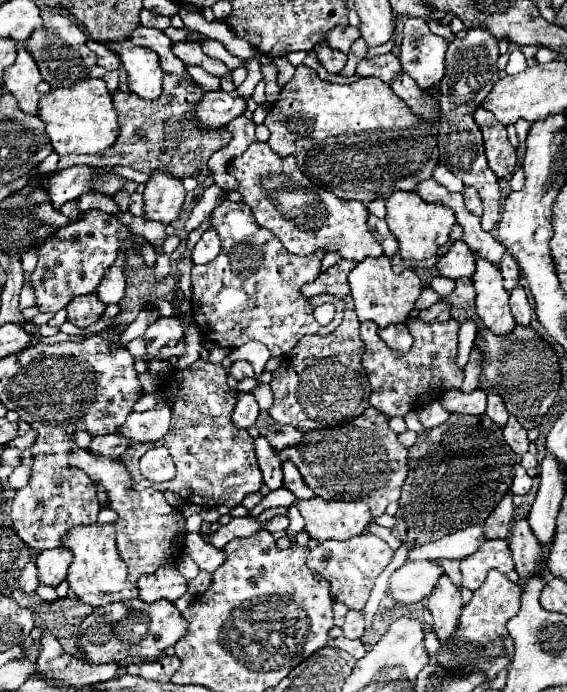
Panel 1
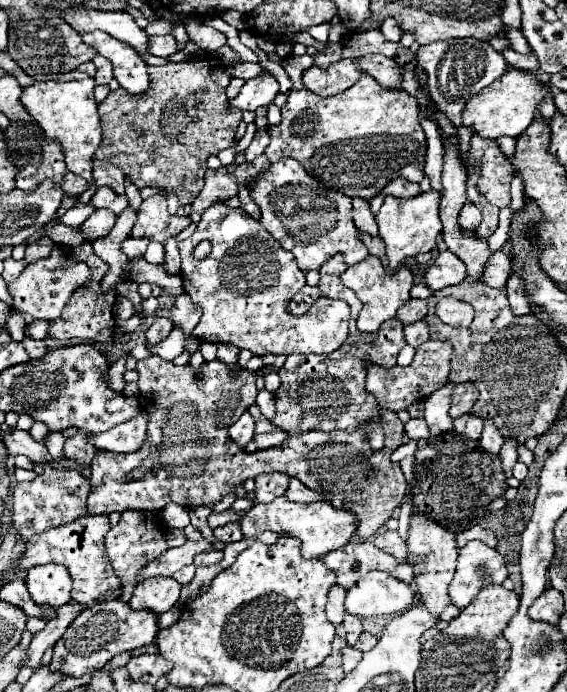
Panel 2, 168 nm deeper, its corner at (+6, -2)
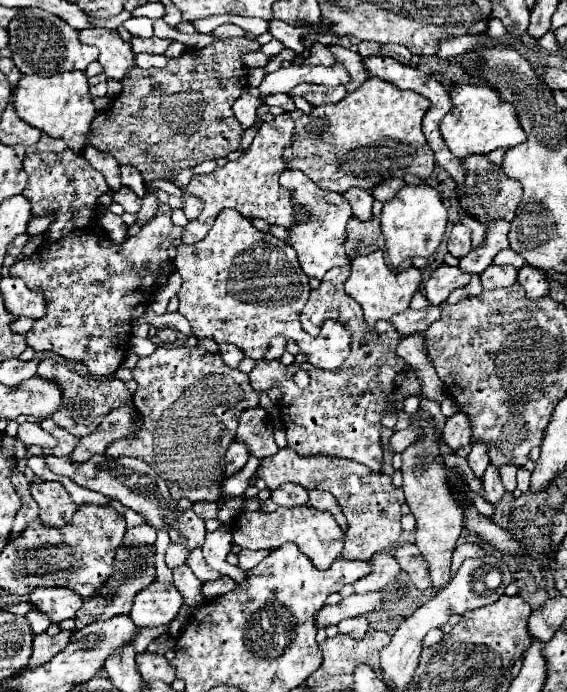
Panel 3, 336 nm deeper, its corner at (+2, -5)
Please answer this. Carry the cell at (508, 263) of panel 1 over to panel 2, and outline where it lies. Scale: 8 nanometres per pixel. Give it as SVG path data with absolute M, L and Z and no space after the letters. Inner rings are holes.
M498 250L492 254L492 258L488 258L488 266L484 266L482 282L492 288L502 288L502 286L506 286L510 272L512 272L510 258L502 250Z

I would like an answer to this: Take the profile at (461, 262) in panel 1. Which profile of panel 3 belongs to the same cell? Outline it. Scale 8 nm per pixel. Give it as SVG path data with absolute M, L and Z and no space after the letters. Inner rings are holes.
M442 263L432 273L432 277L426 281L424 291L426 291L426 297L428 297L428 301L432 305L440 305L442 301L448 299L448 295L454 289L464 287L468 281L470 281L470 275L464 273L460 267L450 267L450 265Z

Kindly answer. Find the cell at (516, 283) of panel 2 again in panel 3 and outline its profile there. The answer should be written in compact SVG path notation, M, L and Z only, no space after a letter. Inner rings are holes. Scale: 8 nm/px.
M524 265L518 271L518 283L524 287L528 299L540 299L548 293L548 281L546 281L544 271L534 269L530 265Z

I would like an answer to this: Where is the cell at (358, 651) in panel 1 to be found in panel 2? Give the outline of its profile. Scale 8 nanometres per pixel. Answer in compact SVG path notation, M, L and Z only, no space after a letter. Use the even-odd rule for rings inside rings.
M346 646L344 650L342 650L342 656L344 656L344 664L342 664L342 670L348 674L358 662L360 662L360 658L362 658L362 652L360 650L356 650L356 648L352 648L352 646Z

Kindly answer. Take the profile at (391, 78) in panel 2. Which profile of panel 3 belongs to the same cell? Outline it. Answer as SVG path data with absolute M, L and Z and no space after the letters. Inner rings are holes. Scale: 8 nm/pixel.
M332 45L330 51L336 55L338 63L342 63L348 69L350 83L346 85L346 89L348 91L356 91L356 87L362 85L368 79L368 69L364 67L364 59L358 53L354 53L350 49L344 49L340 45Z

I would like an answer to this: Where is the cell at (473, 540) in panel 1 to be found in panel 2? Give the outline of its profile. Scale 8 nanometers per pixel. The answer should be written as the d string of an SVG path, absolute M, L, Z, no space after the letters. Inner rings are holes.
M370 540L366 542L348 542L346 546L328 552L324 564L332 568L338 576L338 584L346 590L352 588L364 574L372 570L392 572L398 566L398 560L378 550Z

